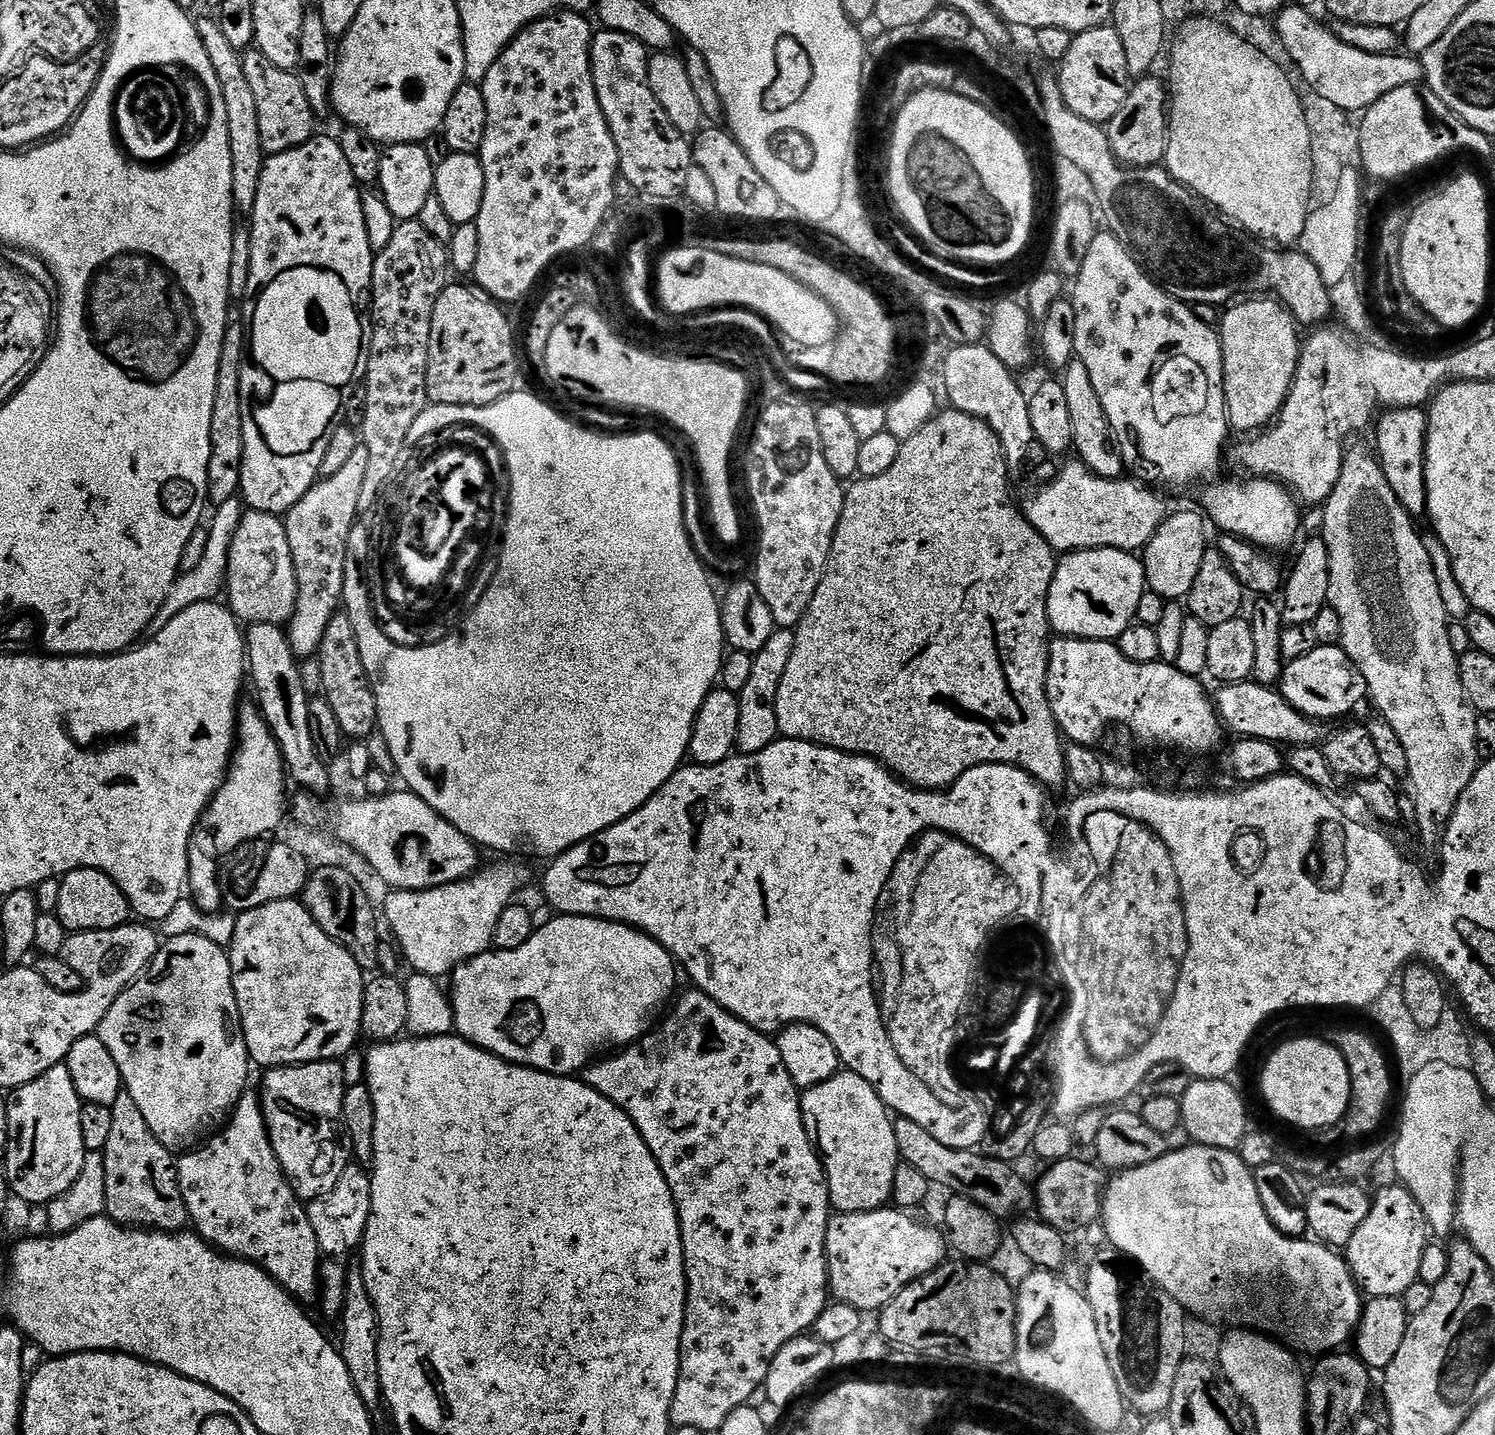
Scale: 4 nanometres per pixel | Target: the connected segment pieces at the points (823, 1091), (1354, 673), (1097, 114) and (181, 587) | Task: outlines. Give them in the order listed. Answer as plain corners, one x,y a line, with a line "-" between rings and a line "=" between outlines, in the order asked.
841,1070
826,1078
826,1082
818,1082
818,1086
803,1089
800,1109
806,1134
819,1155
820,1163
824,1166
824,1179
828,1181
831,1207
837,1213
875,1212
877,1208
885,1207
893,1195
892,1184
901,1159
894,1138
893,1117
889,1108
882,1102
882,1098
878,1098
874,1086
870,1086
870,1082
866,1082
866,1078
858,1074
=
1325,644
1323,646
1318,646
1314,650
1310,650
1310,654
1302,654
1302,658
1298,658
1297,660
1289,660
1287,663
1283,665
1281,674
1280,674
1280,682
1278,685
1278,690
1284,697
1286,698
1286,702
1290,702
1290,706
1294,706
1294,710
1298,710
1301,712
1303,716
1309,716
1311,720
1318,720
1321,722
1329,722
1328,720
1336,720
1339,721
1341,718
1339,716
1344,716
1347,712
1352,712
1356,707
1359,706
1363,700
1366,700
1368,696
1368,687
1366,686
1366,682
1362,678
1362,674
1358,670
1358,666
1354,666
1354,662
1345,654
1343,647
1337,646
1336,644
=
1112,26
1077,32
1073,35
1072,45
1066,58
1059,61
1058,79
1062,98
1078,118
1104,126
1122,110
1130,87
1125,51
1119,34
=
235,497
217,505
214,511
216,512
212,522
207,527
209,538
202,562
195,566
193,570
182,572
176,577
175,584
171,587
170,594
167,596
166,602
163,603
162,610
154,618
151,626
152,632
164,629
166,623
170,622
172,618
176,618
182,610
201,604
202,601
215,601
219,597
217,596
219,592
221,595
227,581
230,542
233,541
233,536
240,525
244,513
244,504
239,497

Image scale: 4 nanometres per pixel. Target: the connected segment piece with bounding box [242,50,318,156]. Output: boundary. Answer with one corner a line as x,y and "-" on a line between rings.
259,50
245,51
242,59
246,82
250,85
250,90
254,94
254,103
258,106
258,130
262,134
262,146
265,153
268,156
282,154
286,150
294,150
305,144
306,141
311,140
317,131
318,117
312,113
310,101
307,100
306,94
302,90
299,75
296,72
287,72
278,66
274,66
274,62
270,62
270,58
266,58
266,54
262,54

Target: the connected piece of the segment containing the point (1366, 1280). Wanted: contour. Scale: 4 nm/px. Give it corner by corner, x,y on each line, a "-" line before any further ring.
1391,1182
1380,1193
1375,1193
1370,1214
1366,1222
1354,1230
1346,1249
1346,1259
1352,1276
1369,1297
1403,1297
1410,1286
1420,1279
1422,1270
1422,1250
1430,1242
1428,1219
1414,1194
1403,1184

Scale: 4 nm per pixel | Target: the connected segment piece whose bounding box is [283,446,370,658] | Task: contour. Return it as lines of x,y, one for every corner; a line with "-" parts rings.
362,446
344,463
338,474
317,479
298,502
283,517
286,538
290,538
290,558
294,558
294,574
298,594
294,614
288,620
288,641
298,658
315,657
322,636
330,620
341,611
344,599
344,567
348,554
348,539
352,527
361,515
358,498
362,498
362,482
366,479
366,466
370,463

